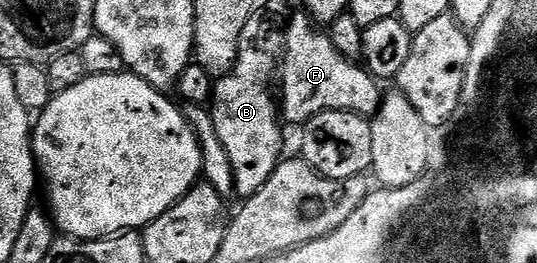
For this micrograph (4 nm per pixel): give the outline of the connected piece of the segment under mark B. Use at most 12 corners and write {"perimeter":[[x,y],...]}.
{"perimeter":[[244,24],[212,95],[234,189],[284,158],[276,82],[283,31]]}

